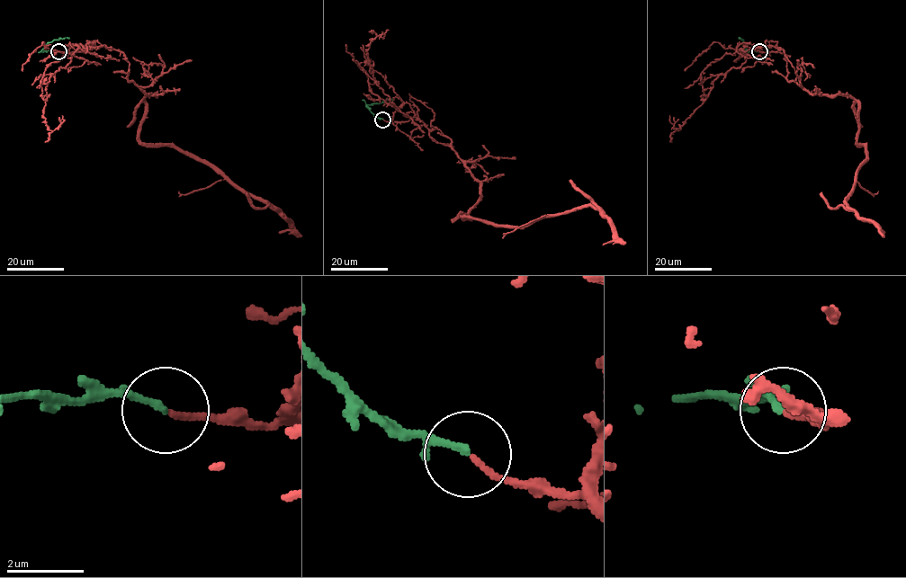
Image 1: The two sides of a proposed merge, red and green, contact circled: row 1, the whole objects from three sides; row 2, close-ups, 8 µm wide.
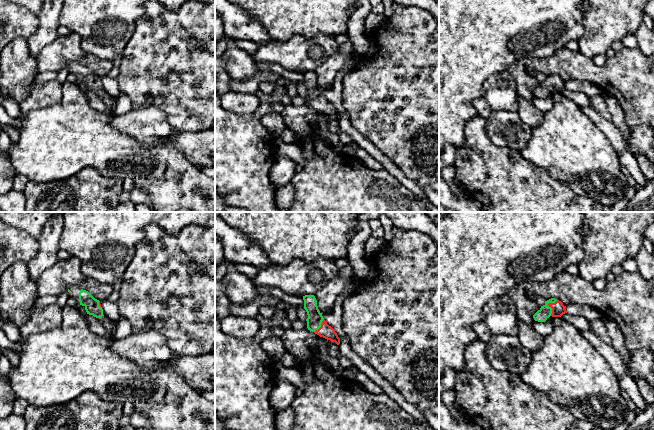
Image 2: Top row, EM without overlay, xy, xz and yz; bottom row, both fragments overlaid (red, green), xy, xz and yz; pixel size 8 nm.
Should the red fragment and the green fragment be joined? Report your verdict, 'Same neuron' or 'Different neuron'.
Same neuron

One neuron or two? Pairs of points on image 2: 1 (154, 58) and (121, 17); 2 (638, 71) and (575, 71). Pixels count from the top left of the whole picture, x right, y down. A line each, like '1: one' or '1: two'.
1: two
2: one

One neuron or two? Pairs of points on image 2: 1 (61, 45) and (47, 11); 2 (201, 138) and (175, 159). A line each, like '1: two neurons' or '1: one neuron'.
1: two neurons
2: two neurons

